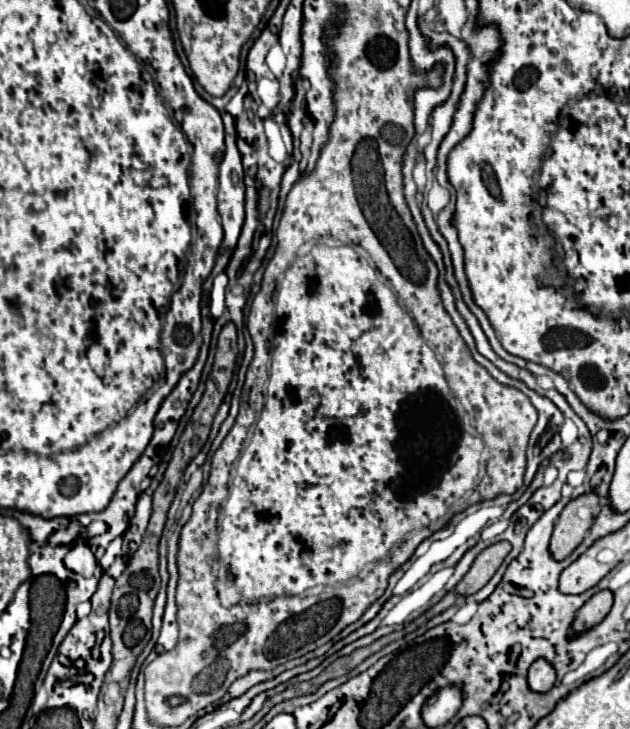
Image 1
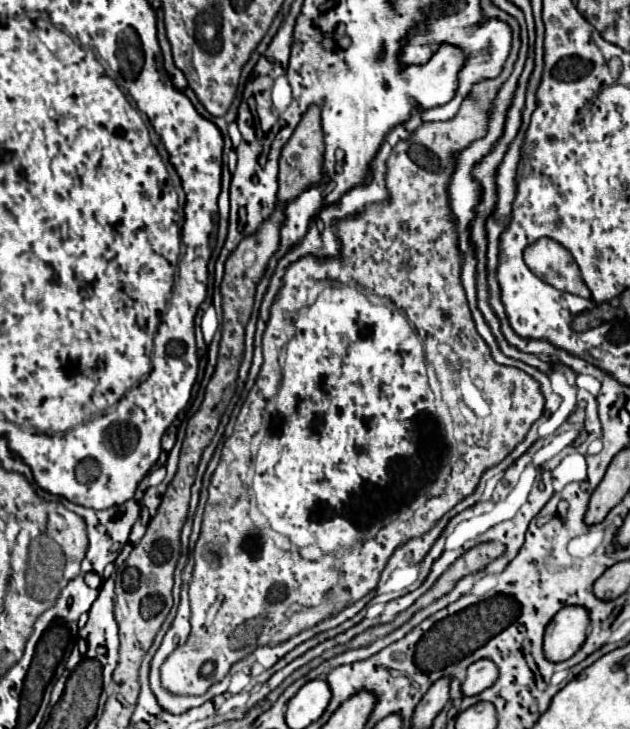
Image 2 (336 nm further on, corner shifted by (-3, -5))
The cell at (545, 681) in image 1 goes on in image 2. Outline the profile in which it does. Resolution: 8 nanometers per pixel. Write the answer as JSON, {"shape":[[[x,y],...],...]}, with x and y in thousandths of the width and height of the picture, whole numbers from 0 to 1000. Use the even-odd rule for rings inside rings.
{"shape":[[[892,834],[863,867],[863,900],[870,908],[895,908],[927,883],[933,845],[927,834]]]}

